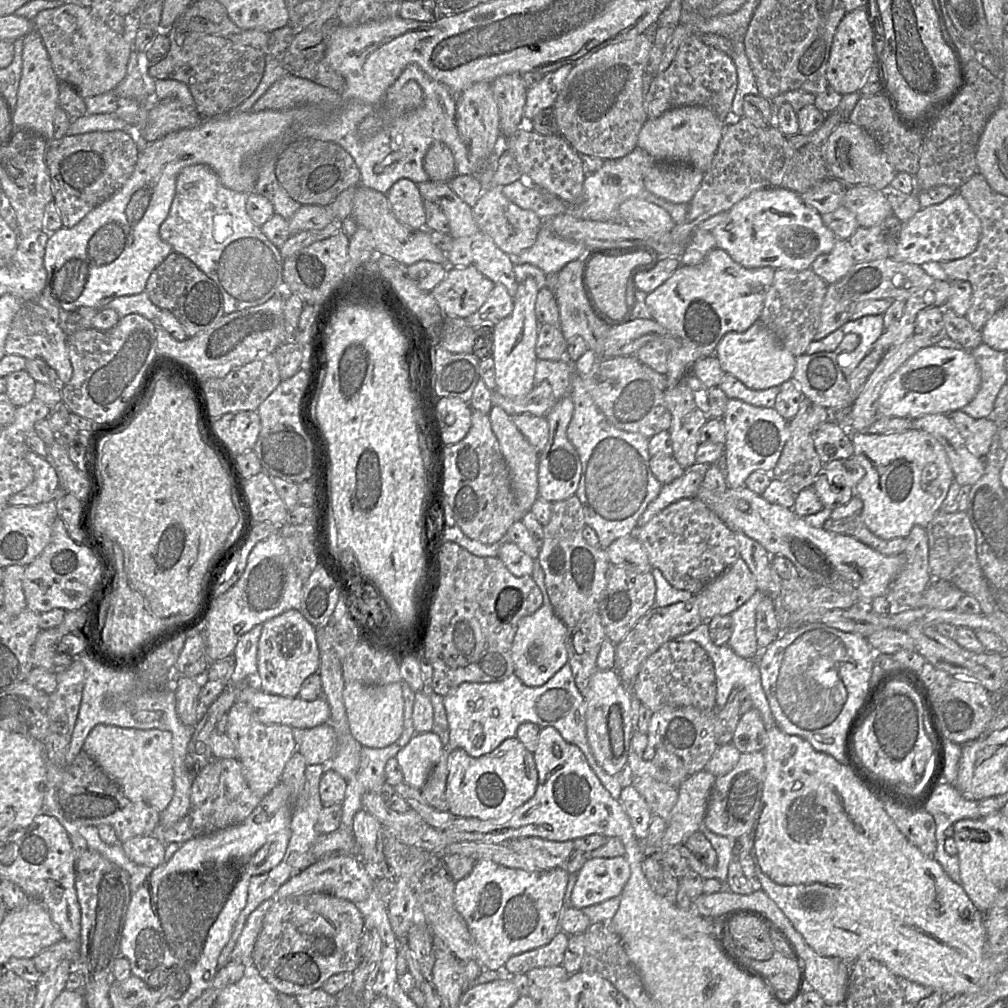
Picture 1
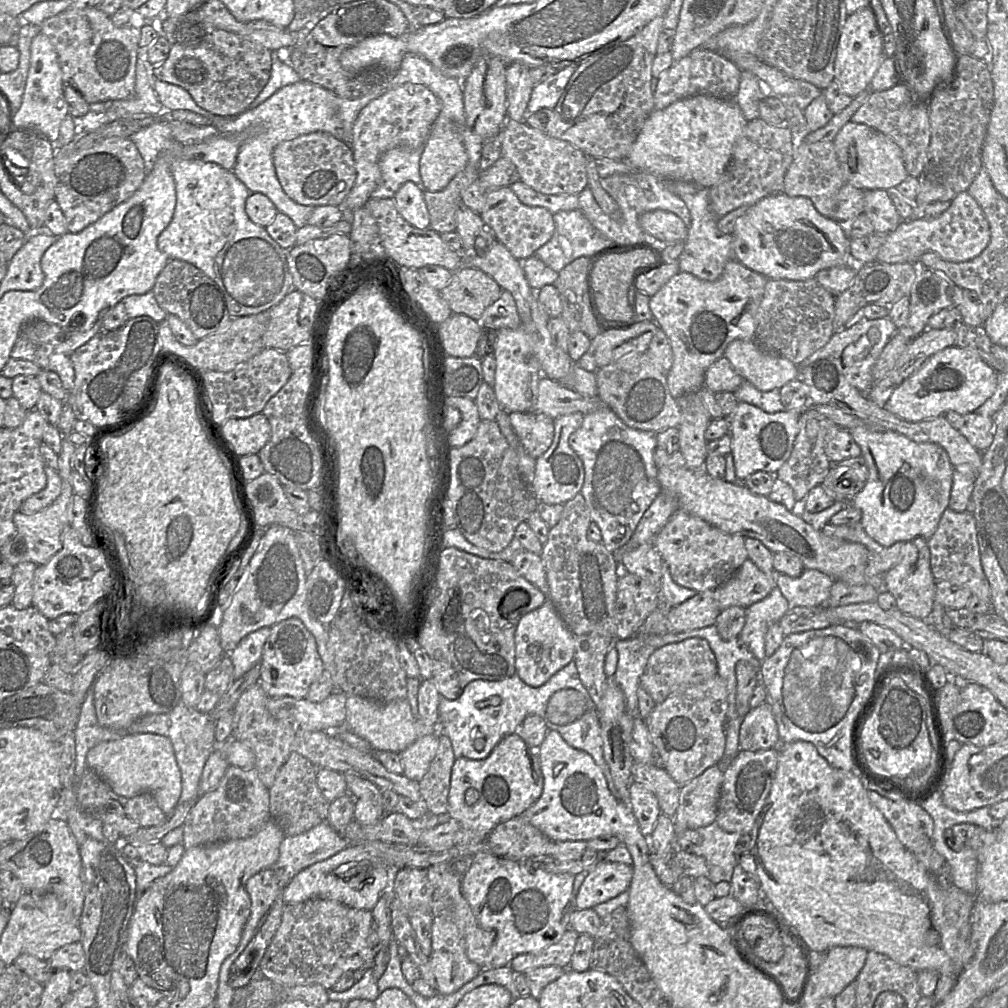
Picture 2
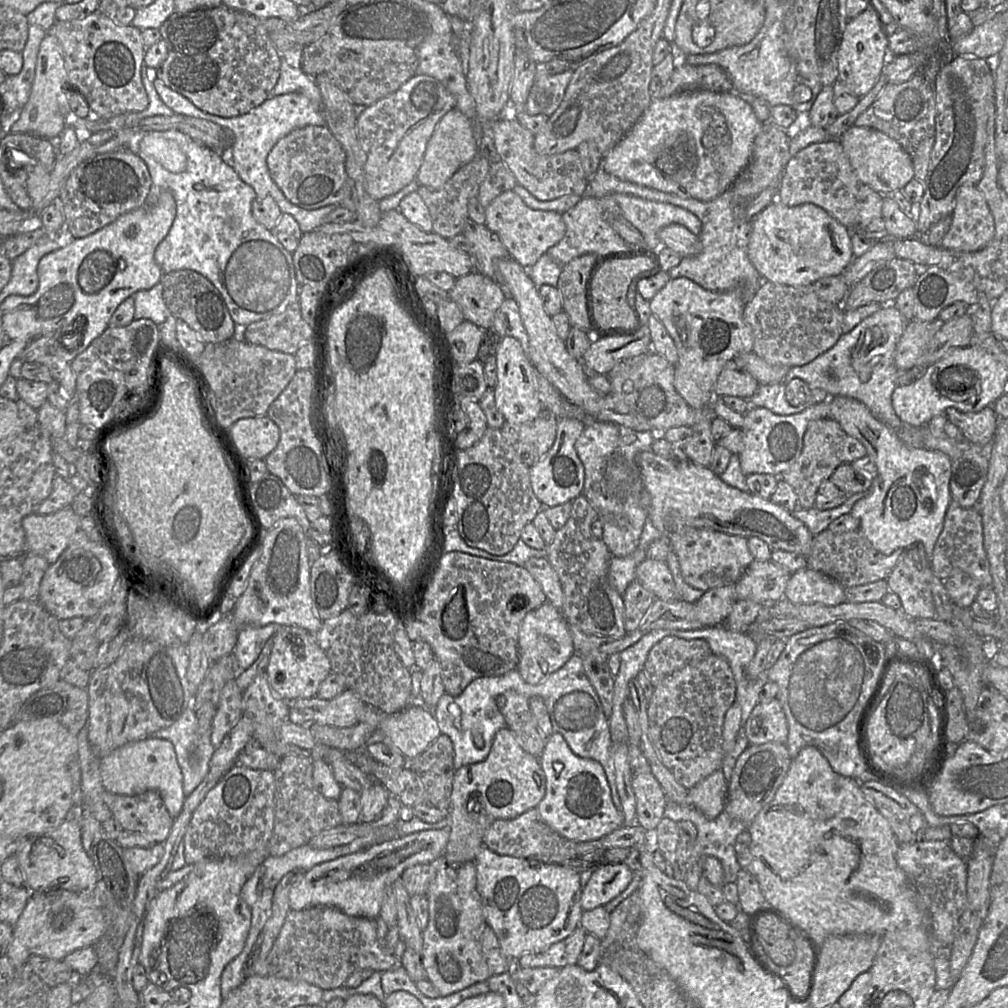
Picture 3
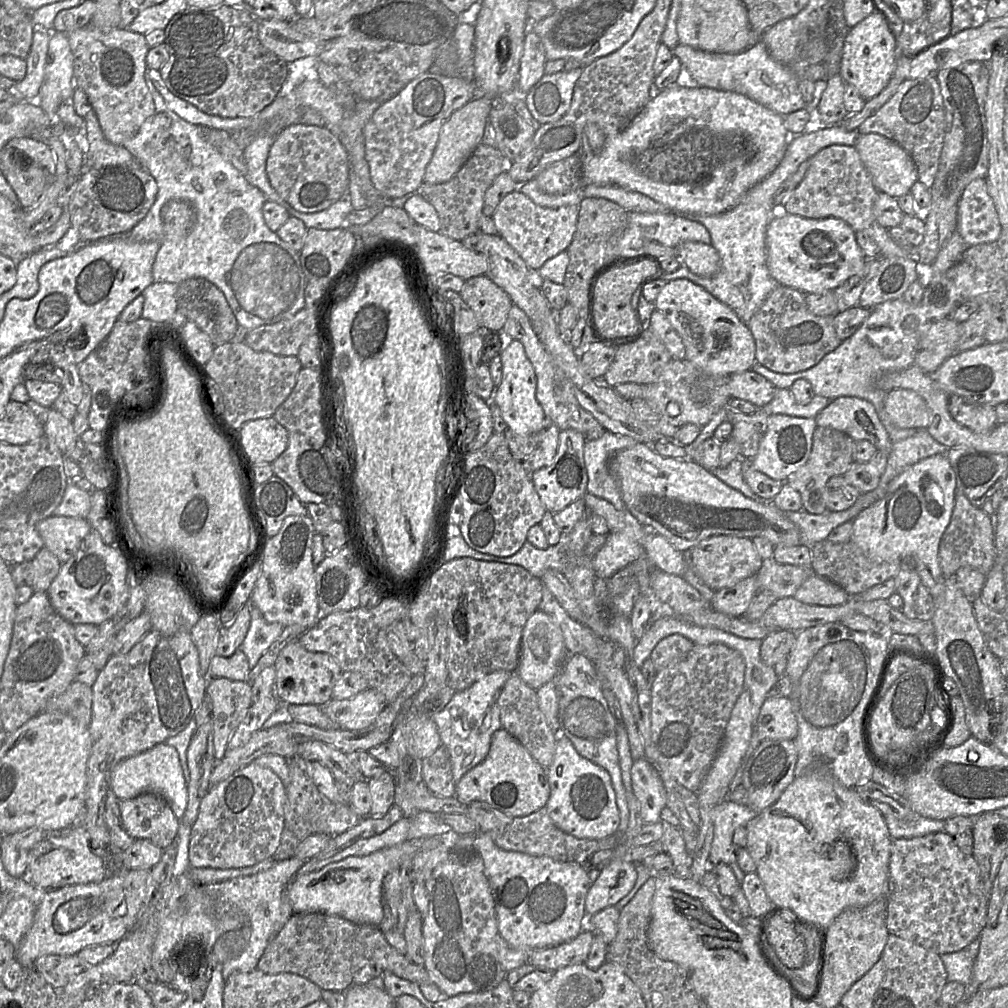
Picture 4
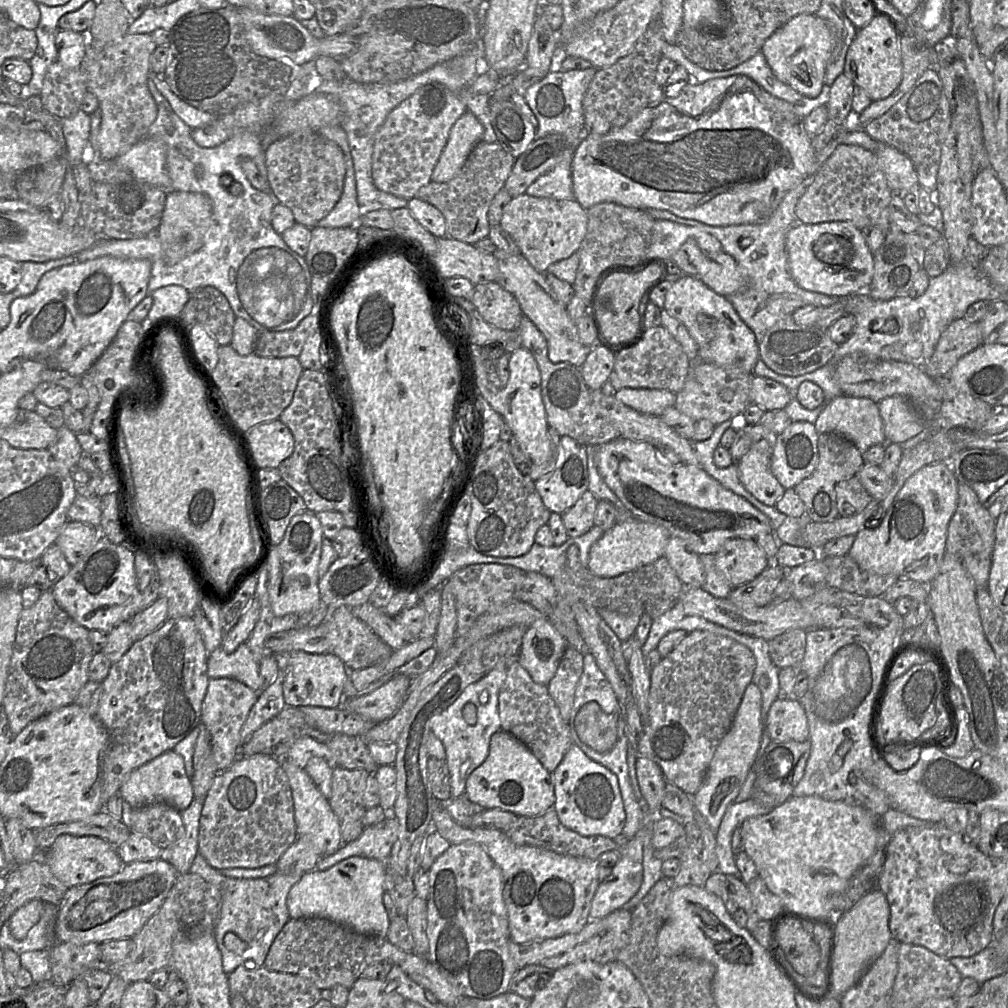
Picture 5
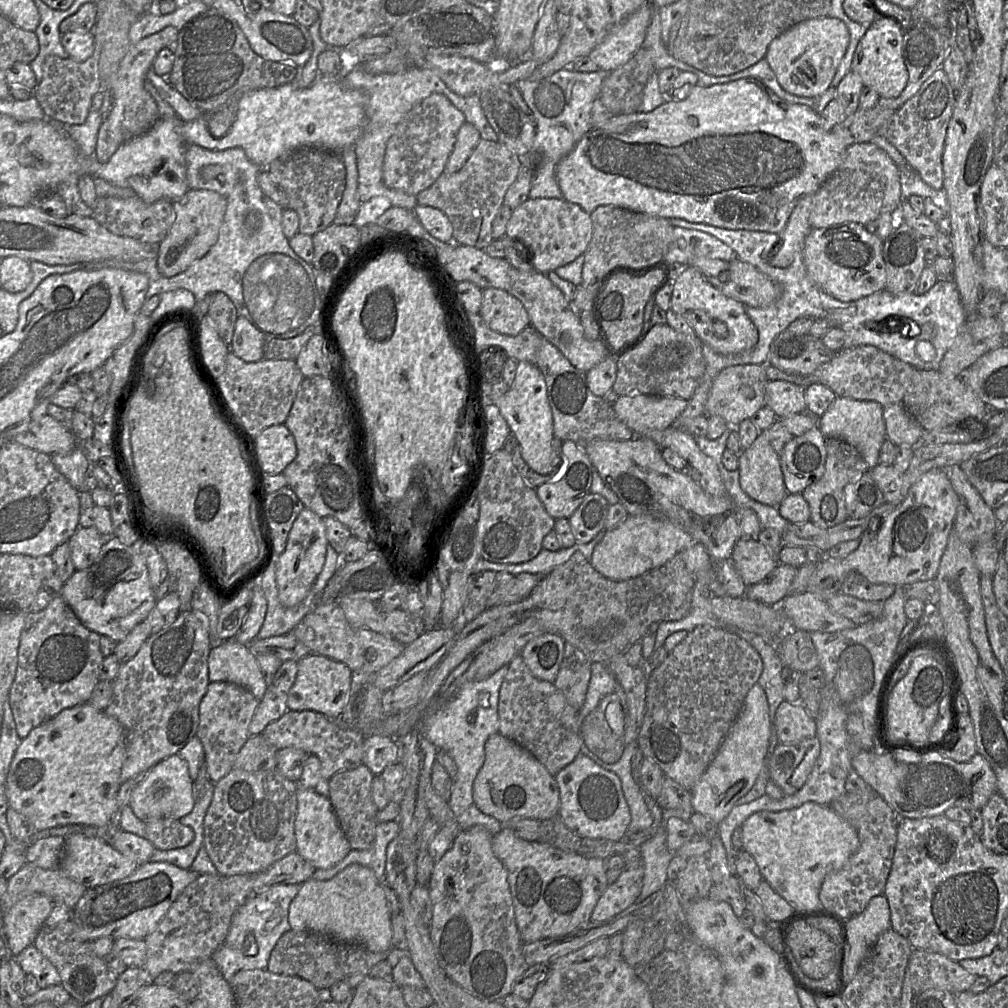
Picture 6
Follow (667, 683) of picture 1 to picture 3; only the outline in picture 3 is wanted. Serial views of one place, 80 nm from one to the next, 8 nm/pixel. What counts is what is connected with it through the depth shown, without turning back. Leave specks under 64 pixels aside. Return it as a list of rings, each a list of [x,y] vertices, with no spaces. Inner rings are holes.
[[[667,636],[650,650],[644,670],[655,687],[673,672],[697,664],[711,654],[709,644],[703,639]]]

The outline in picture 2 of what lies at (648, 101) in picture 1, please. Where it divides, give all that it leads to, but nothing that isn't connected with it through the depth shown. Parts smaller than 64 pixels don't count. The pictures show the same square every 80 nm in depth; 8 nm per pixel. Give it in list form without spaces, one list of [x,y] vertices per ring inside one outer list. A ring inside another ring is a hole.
[[[702,47],[694,49],[660,74],[653,93],[654,108],[664,109],[680,99],[700,94],[732,99],[739,89],[740,74],[737,65],[721,53]]]

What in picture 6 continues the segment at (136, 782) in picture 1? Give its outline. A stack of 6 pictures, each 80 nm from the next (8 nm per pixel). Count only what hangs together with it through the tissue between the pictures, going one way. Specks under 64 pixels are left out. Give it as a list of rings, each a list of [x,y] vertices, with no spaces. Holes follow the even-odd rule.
[[[178,754],[171,755],[150,768],[145,778],[133,790],[129,806],[143,822],[153,818],[179,820],[193,809],[196,801],[194,781],[190,778],[187,762]]]

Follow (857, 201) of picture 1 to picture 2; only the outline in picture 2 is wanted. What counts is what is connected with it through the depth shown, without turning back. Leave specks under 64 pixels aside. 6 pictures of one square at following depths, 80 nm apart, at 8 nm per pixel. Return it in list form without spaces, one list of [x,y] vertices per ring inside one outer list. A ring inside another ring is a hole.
[[[881,189],[864,191],[864,214],[880,234],[893,232],[903,221],[886,190]]]

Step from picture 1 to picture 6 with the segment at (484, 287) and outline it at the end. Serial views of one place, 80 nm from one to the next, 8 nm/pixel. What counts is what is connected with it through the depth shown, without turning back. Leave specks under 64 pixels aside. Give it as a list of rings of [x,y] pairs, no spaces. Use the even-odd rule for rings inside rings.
[[[498,288],[482,290],[479,314],[493,331],[505,335],[518,335],[530,326],[528,313],[521,301]]]

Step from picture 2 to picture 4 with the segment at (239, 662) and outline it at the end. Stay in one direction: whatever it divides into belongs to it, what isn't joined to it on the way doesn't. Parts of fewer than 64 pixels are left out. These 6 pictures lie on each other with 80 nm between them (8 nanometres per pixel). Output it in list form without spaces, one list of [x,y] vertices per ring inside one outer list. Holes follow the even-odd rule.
[[[250,605],[250,617],[249,629],[239,649],[247,656],[252,669],[266,649],[282,633],[284,625],[279,622],[268,622],[261,611],[253,605]]]

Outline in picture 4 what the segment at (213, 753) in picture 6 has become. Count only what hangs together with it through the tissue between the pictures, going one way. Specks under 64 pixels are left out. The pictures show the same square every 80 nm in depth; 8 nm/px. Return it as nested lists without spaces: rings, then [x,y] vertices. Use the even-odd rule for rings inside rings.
[[[209,678],[206,696],[211,703],[214,754],[220,761],[228,751],[232,733],[252,704],[251,682]]]

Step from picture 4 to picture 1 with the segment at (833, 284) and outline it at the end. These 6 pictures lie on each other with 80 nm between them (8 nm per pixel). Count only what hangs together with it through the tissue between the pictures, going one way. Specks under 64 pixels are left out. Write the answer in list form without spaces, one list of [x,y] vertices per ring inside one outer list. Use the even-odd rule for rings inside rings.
[[[784,187],[765,188],[753,191],[736,203],[727,218],[712,231],[718,248],[725,250],[731,258],[745,268],[772,267],[775,270],[802,271],[811,268],[821,254],[829,253],[837,240],[835,234],[824,224],[821,213],[806,204],[800,194]]]

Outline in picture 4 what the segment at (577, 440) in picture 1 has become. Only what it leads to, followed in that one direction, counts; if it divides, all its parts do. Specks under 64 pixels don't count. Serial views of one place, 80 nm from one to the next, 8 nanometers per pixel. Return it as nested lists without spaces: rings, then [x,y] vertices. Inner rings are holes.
[[[608,430],[598,439],[585,441],[584,462],[588,474],[586,493],[607,500],[618,510],[627,509],[608,464],[617,452],[630,448],[637,442],[630,436]]]

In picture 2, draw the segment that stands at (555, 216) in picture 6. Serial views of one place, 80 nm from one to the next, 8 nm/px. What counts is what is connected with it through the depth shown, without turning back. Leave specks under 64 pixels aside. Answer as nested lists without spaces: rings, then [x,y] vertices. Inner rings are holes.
[[[510,187],[485,192],[485,204],[480,217],[492,229],[496,239],[518,260],[533,256],[538,248],[550,240],[555,231],[553,214],[549,210],[523,204]]]

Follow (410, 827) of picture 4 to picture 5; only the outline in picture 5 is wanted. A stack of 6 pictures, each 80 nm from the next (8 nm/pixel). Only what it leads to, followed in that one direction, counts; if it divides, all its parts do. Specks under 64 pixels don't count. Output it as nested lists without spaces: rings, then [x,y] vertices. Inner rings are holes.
[[[387,817],[381,823],[367,826],[358,839],[344,843],[332,855],[321,856],[315,870],[327,870],[351,856],[377,859],[387,864],[392,846],[398,837],[398,831],[399,822],[395,817]]]

